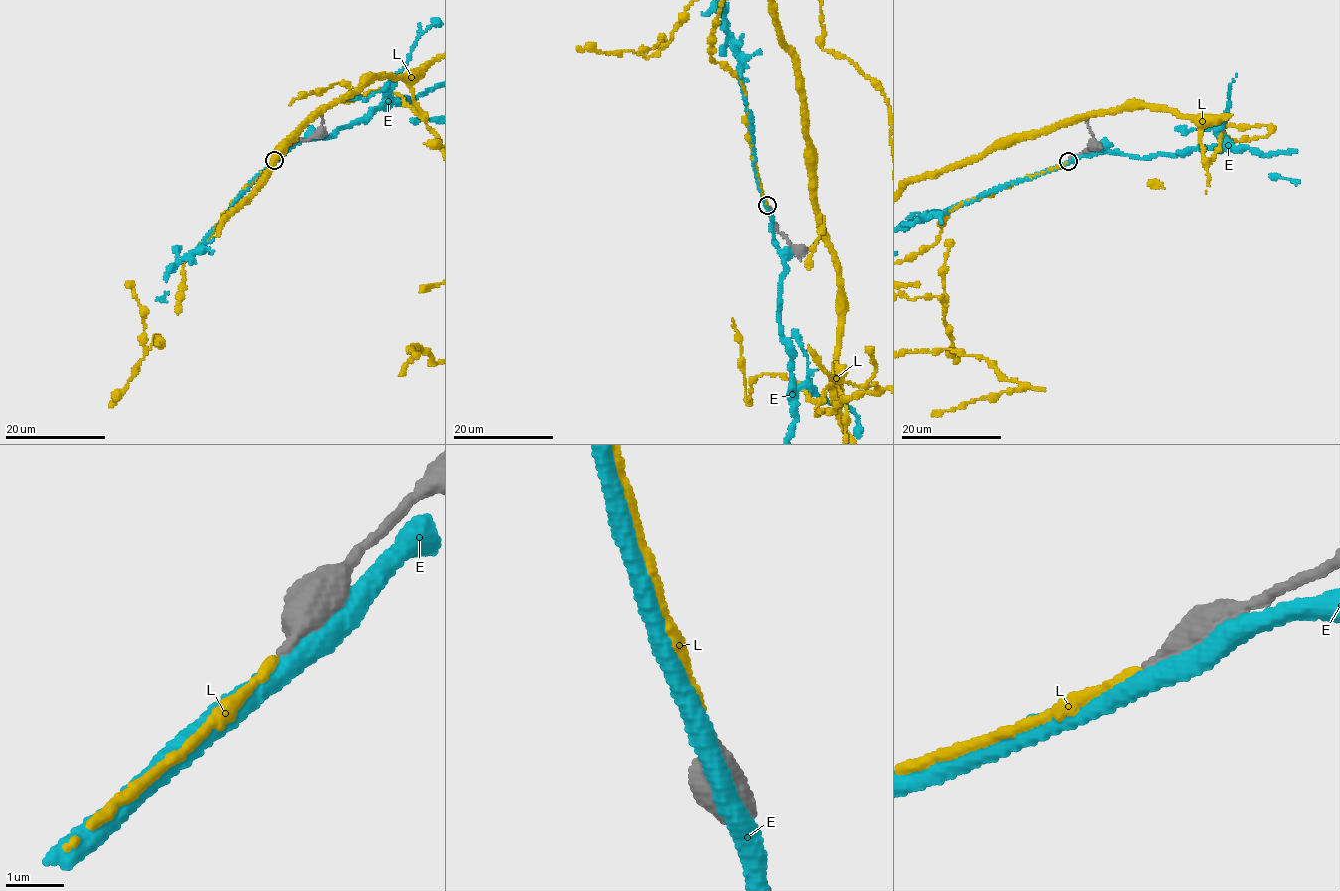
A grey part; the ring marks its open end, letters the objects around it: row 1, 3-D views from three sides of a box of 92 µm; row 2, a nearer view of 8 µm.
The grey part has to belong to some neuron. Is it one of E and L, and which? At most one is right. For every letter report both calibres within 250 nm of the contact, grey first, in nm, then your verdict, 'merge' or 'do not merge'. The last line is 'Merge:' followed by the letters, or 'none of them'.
E: 750/380 nm | do not merge
L: 320/130 nm | merge
Merge: L

